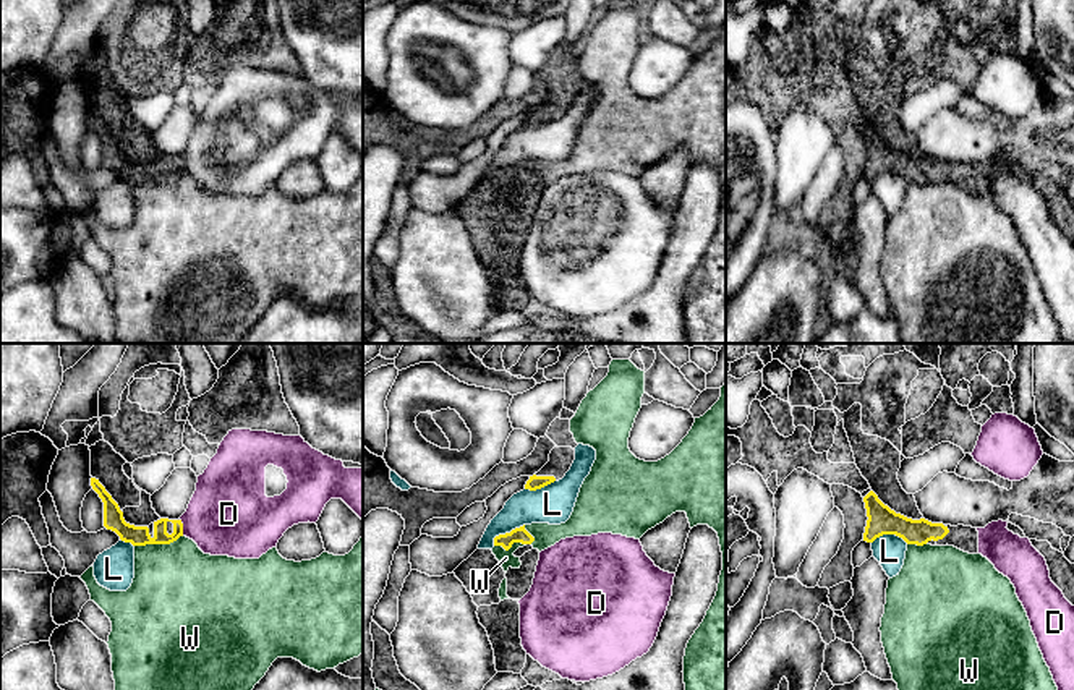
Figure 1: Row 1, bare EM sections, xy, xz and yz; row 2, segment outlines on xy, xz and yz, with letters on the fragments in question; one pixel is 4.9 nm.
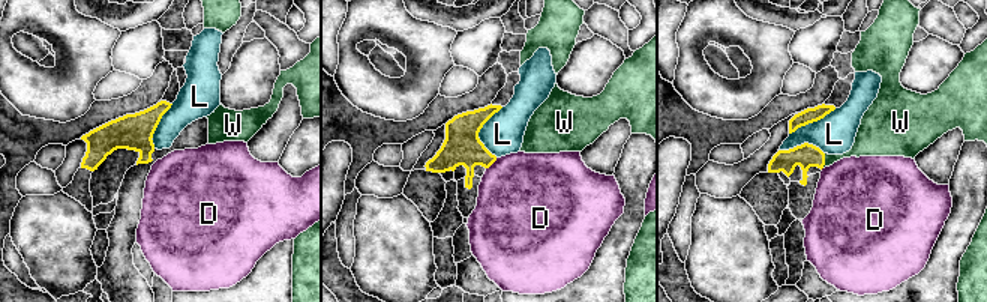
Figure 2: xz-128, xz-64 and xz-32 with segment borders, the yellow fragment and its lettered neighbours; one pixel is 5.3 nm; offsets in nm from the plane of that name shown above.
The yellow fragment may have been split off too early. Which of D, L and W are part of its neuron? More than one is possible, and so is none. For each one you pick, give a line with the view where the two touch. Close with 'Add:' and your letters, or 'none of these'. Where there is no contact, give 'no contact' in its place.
Add: none of these

